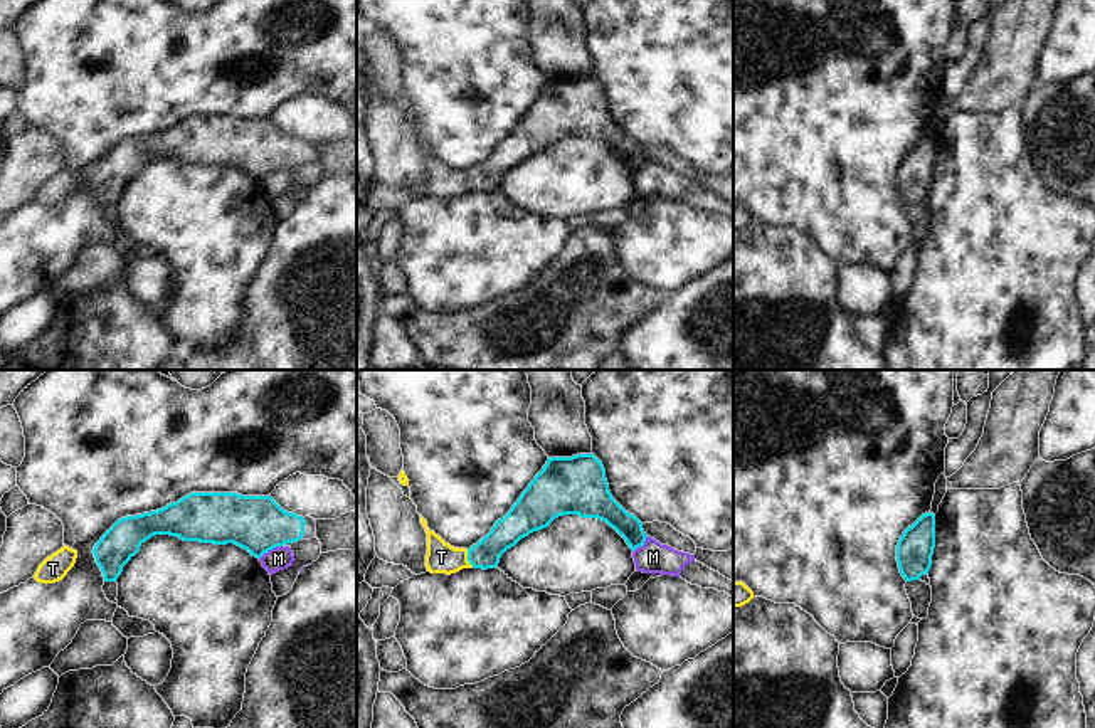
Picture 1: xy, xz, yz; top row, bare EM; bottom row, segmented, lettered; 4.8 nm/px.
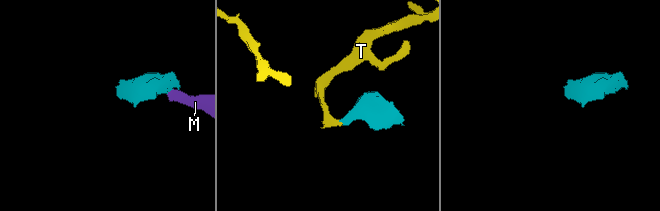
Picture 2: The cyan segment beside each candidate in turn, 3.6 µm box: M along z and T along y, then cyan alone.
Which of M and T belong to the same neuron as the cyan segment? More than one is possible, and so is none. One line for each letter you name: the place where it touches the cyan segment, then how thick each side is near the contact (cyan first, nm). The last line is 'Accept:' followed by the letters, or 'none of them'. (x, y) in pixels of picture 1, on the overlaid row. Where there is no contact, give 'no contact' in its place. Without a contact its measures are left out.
T: xz (468, 559) | 140/150 nm
Accept: T

